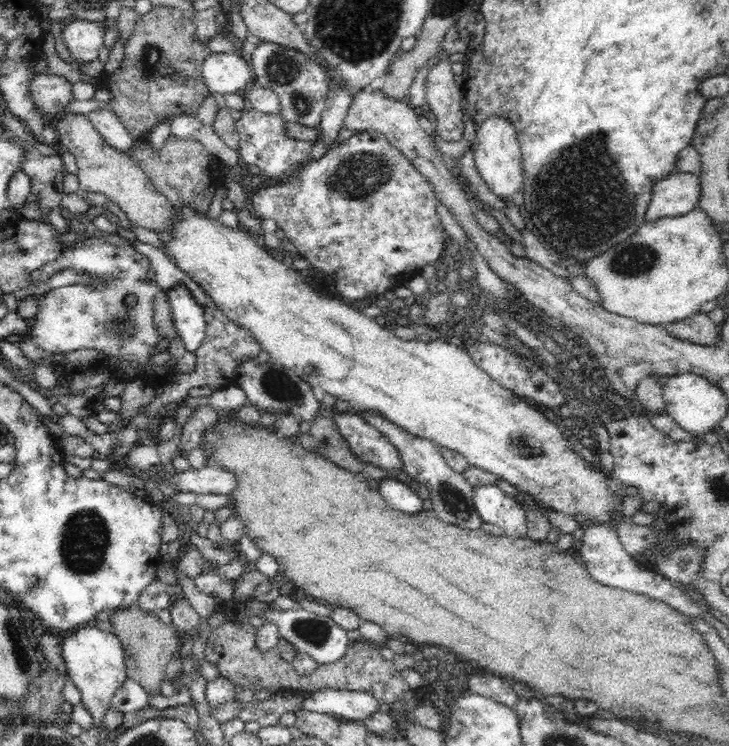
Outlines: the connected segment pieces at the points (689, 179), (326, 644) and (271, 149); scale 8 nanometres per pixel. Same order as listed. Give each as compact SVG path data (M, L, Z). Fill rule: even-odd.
M674 170L654 184L646 223L686 215L698 208L701 198L701 178L690 172Z
M273 607L271 611L266 611L260 616L277 626L280 639L290 642L297 652L310 656L318 665L333 664L334 661L341 660L351 644L346 635L348 631L336 624L332 618L302 608L295 607L284 611Z
M244 109L241 118L236 121L239 134L239 157L246 164L256 164L260 168L260 175L277 177L281 172L288 170L292 164L305 161L311 153L313 143L290 137L286 133L286 121L278 114L264 114L254 109Z

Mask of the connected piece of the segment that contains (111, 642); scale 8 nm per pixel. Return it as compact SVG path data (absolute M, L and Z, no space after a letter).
M95 623L86 624L68 632L63 638L62 659L69 670L67 680L76 685L80 691L80 703L92 716L92 727L100 727L106 711L111 708L113 697L127 679L122 643L113 632L102 631L95 627Z

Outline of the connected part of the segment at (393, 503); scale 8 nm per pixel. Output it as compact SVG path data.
M382 479L377 489L391 509L410 515L422 511L423 499L398 479Z

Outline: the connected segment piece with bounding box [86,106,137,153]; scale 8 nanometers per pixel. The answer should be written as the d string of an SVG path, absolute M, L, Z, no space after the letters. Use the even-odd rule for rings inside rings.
M110 106L102 110L89 112L86 115L92 121L102 139L116 150L128 153L137 143L127 131L119 116L112 108L110 109Z

